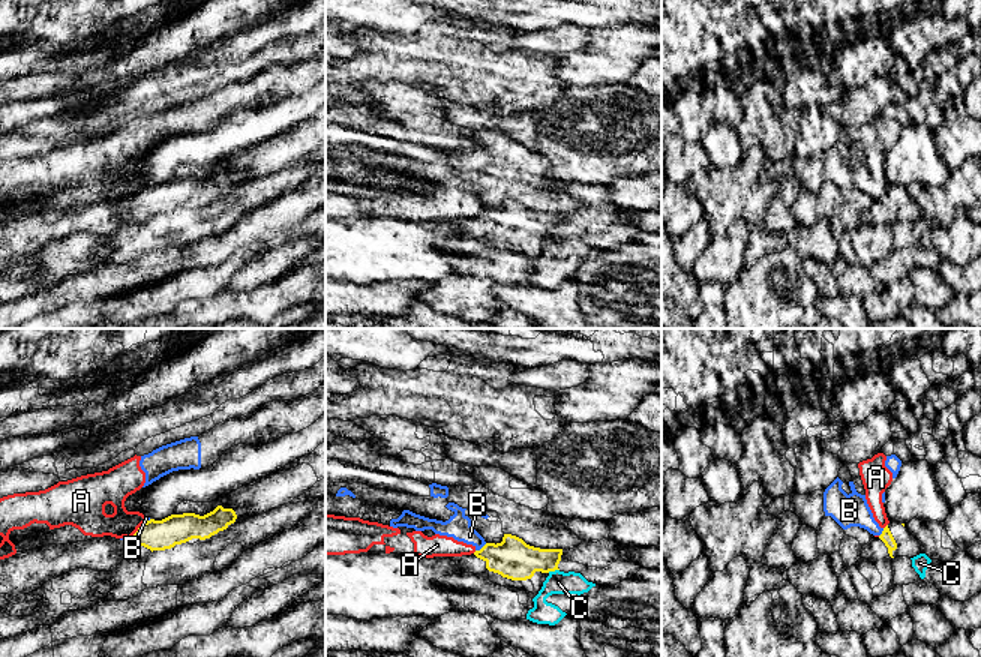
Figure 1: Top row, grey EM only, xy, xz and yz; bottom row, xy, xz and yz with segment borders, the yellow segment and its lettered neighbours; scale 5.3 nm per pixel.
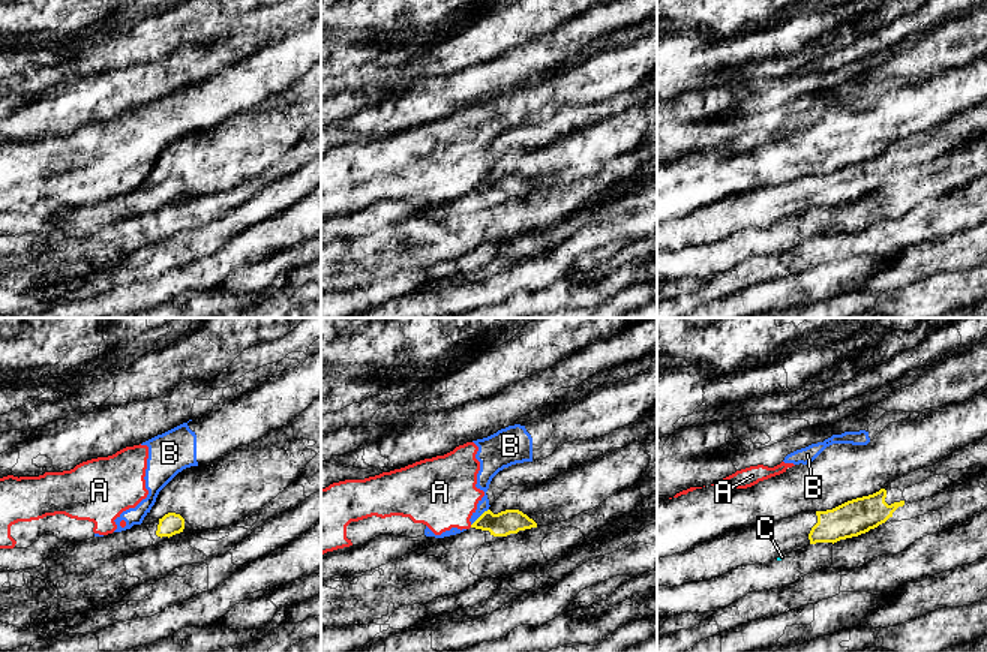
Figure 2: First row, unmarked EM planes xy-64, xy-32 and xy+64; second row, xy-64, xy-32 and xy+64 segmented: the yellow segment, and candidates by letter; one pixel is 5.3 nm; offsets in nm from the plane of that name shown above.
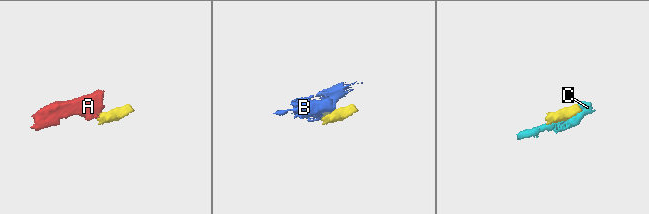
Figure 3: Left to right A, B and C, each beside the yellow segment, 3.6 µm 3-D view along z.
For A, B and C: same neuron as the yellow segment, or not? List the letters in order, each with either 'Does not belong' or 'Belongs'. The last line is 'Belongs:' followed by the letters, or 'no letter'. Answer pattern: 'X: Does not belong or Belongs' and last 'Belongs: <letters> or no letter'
A: Does not belong
B: Does not belong
C: Does not belong
Belongs: no letter

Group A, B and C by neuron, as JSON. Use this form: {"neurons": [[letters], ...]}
{"neurons": [["A", "B"], ["C"]]}

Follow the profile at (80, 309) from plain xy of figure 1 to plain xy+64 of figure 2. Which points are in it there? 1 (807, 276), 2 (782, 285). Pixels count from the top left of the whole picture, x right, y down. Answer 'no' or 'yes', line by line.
1: yes
2: yes

